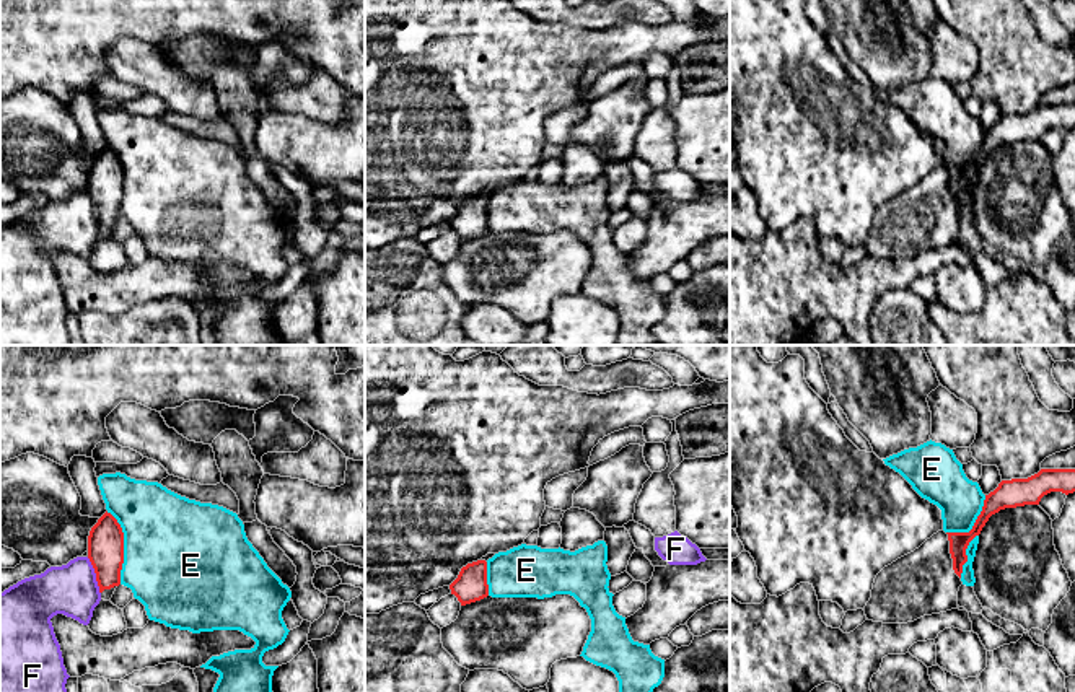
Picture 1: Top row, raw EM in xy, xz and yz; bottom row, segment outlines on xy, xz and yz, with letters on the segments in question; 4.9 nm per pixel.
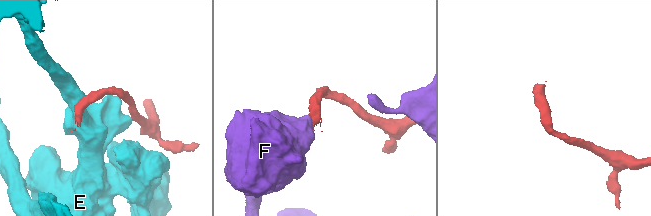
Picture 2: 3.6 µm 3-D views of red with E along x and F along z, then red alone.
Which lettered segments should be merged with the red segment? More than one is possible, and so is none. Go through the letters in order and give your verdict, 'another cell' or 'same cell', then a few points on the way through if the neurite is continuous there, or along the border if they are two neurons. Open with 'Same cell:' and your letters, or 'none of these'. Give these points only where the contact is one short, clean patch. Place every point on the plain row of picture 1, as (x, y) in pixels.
Same cell: none of these
E: another cell; border along xy (106, 147), (116, 155), (122, 168), (121, 218)
F: another cell; border along xy (87, 192), (100, 228)

